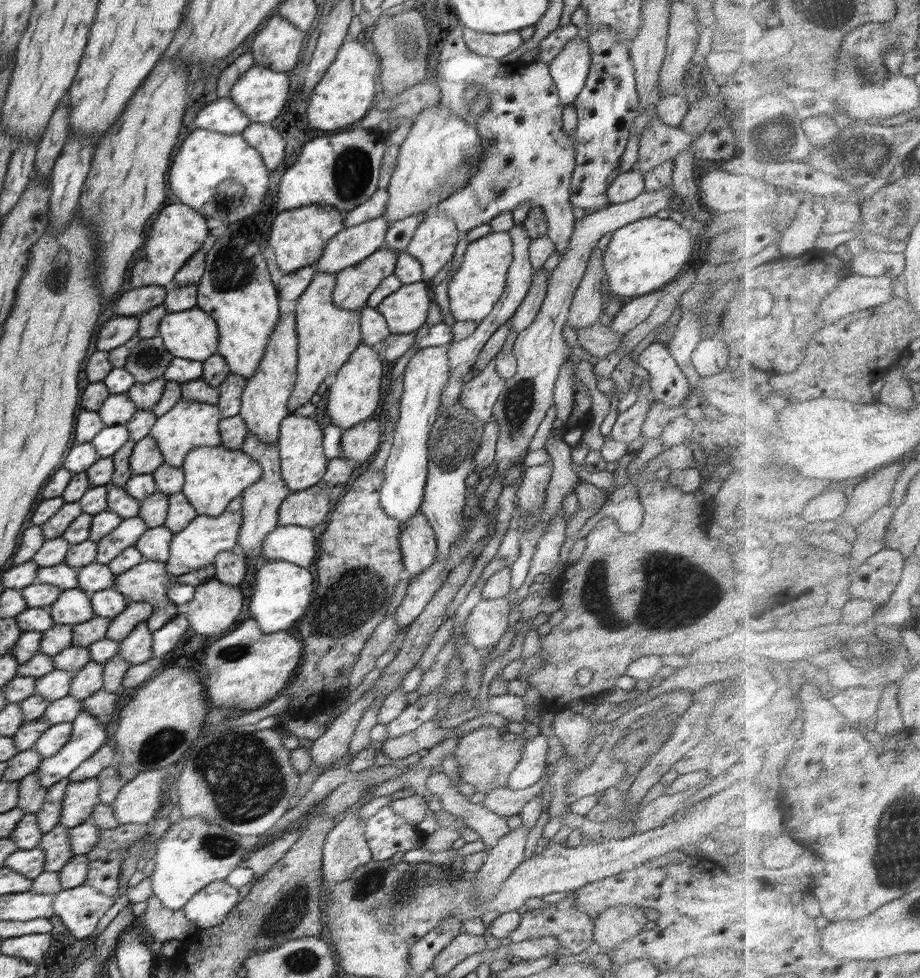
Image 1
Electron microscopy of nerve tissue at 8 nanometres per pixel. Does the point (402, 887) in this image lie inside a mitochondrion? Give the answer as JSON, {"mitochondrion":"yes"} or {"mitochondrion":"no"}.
{"mitochondrion":"yes"}

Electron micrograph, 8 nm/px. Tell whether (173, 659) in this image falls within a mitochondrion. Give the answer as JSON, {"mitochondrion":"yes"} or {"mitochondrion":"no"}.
{"mitochondrion":"no"}

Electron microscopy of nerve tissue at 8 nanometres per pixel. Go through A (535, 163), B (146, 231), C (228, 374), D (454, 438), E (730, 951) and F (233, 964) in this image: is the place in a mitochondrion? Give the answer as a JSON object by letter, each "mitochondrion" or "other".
{"A":"other","B":"other","C":"other","D":"mitochondrion","E":"other","F":"other"}

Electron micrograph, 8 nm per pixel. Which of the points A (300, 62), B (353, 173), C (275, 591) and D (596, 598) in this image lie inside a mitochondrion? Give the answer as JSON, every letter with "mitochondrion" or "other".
{"A":"other","B":"mitochondrion","C":"other","D":"mitochondrion"}

